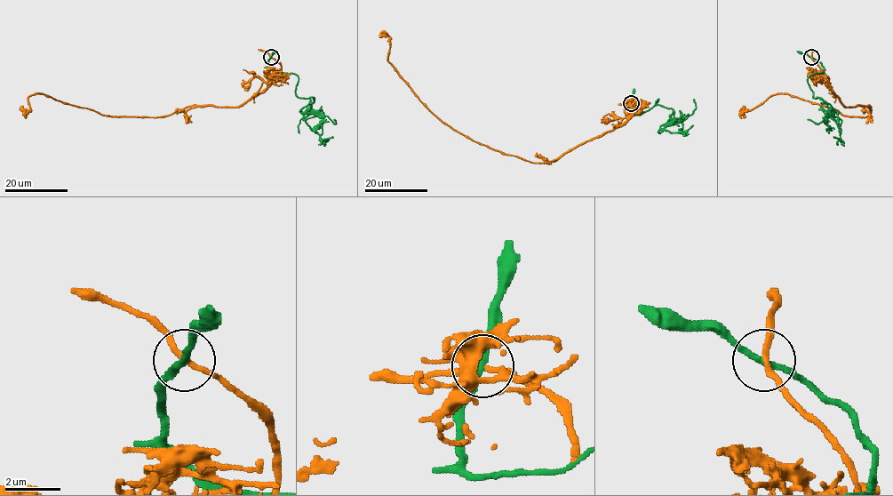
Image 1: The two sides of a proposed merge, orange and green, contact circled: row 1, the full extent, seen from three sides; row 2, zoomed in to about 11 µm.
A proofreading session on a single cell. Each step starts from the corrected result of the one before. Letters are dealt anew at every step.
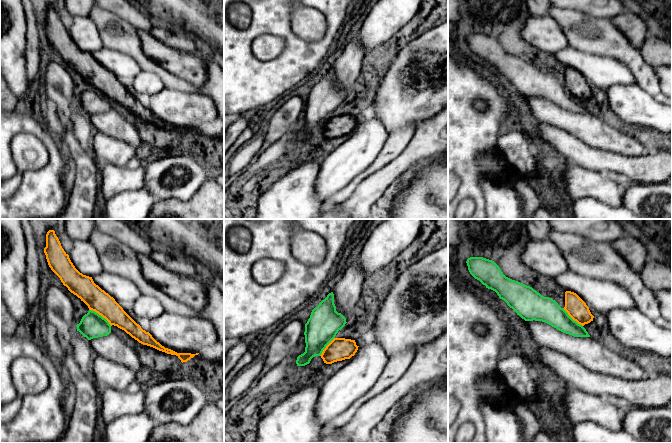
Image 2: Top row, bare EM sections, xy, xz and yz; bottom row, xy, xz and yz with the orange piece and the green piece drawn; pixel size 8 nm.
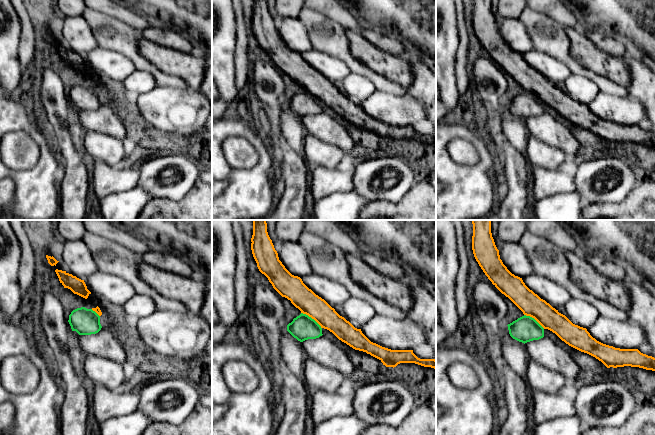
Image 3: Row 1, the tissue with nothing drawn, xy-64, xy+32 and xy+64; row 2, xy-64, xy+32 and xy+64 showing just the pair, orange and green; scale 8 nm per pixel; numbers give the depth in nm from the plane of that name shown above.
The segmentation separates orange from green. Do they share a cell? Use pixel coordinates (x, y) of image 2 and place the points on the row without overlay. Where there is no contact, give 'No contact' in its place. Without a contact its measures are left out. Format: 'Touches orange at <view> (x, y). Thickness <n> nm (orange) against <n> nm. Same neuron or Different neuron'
Touches orange at xy (100, 90). Thickness 180 nm (orange) against 200 nm. Different neuron

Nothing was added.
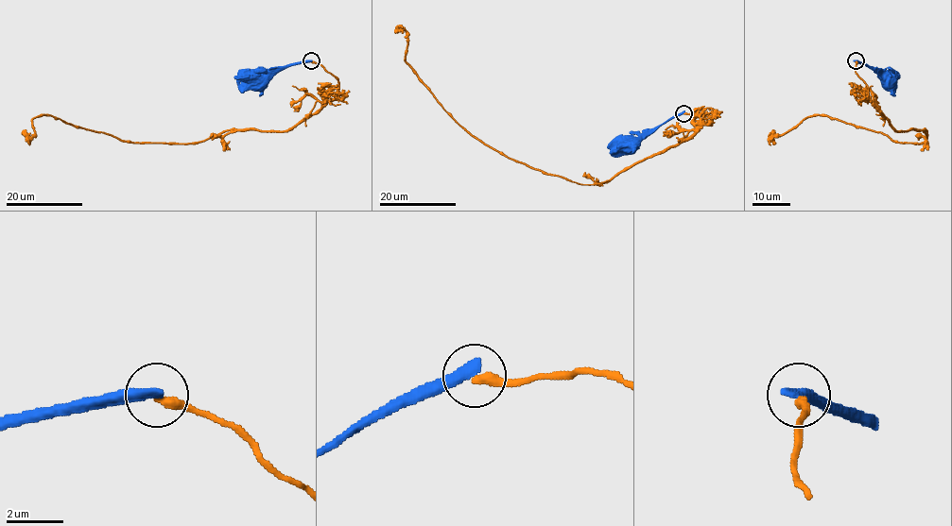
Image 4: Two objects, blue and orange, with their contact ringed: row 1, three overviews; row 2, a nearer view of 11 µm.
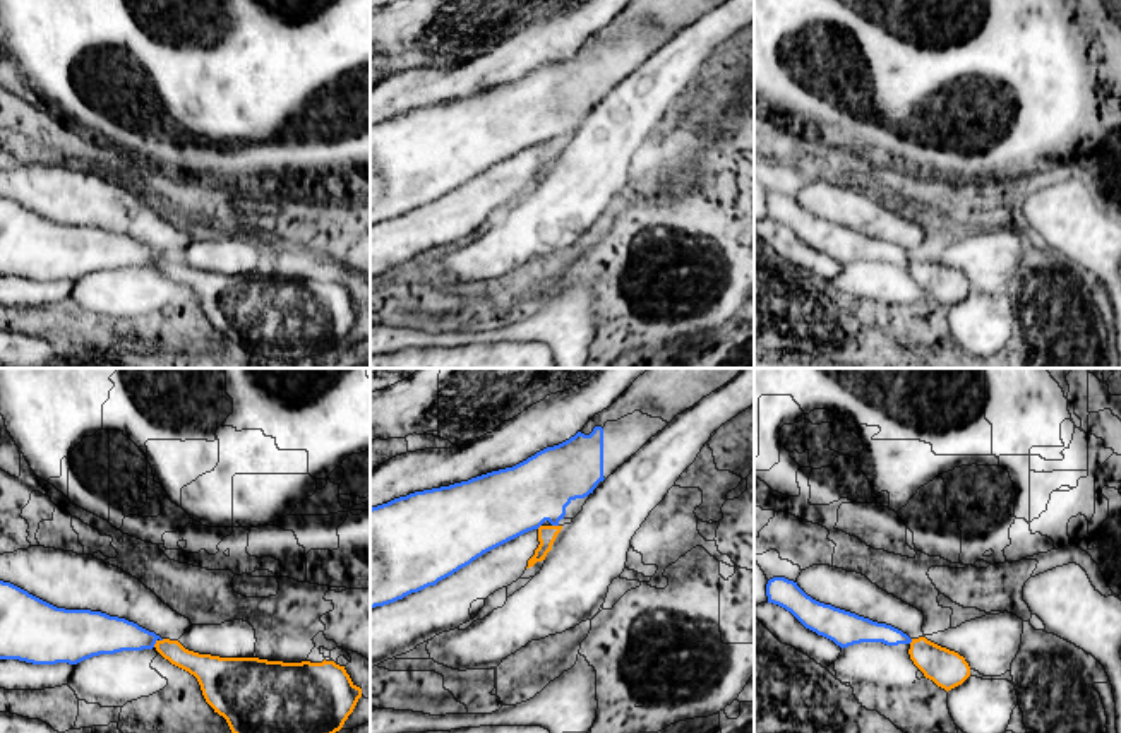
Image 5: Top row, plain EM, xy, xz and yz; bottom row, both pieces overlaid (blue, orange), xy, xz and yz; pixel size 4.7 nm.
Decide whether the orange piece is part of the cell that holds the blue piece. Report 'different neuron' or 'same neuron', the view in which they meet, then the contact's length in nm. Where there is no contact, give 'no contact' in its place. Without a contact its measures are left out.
different neuron | xy | 40 nm

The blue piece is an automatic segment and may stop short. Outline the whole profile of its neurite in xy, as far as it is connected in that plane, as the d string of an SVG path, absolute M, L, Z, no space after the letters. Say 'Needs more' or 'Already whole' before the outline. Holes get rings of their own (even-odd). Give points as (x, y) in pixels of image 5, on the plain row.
Already whole. M0 197L0 276L77 281L99 271L153 265L158 255L125 235L57 224Z

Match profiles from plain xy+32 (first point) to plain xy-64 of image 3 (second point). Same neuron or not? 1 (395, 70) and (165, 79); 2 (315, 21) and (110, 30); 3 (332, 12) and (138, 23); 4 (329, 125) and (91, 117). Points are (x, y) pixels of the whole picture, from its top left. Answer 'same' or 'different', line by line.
1: different
2: same
3: same
4: same

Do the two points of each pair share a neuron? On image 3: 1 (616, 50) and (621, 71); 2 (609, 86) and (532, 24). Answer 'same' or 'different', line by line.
1: different
2: same

